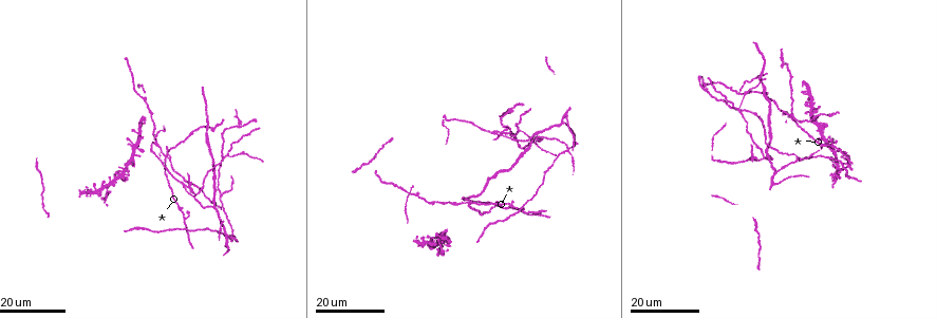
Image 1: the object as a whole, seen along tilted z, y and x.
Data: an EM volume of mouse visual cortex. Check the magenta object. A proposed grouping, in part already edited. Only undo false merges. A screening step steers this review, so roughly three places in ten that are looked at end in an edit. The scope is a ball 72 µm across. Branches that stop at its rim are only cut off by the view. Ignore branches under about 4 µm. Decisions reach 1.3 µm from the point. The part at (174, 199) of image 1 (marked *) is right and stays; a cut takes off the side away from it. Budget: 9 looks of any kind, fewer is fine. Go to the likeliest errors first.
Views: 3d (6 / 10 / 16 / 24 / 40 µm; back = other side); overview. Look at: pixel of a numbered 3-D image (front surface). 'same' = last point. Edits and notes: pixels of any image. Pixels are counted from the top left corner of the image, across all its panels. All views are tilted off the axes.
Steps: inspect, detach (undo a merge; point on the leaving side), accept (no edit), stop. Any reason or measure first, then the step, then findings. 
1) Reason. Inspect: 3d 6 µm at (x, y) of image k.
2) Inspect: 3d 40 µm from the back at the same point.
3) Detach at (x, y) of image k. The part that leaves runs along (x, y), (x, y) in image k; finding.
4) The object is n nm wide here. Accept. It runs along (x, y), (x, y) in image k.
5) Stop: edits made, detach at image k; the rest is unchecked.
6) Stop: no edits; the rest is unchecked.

Side arm on a straight run. Inspect: 3d 16 µm at (182, 183) of image 1.

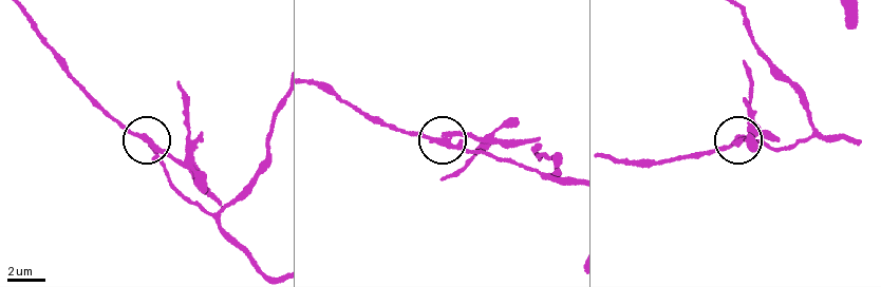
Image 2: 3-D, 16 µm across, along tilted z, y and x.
Inspect: 3d 10 µm at (735, 145) of image 2.

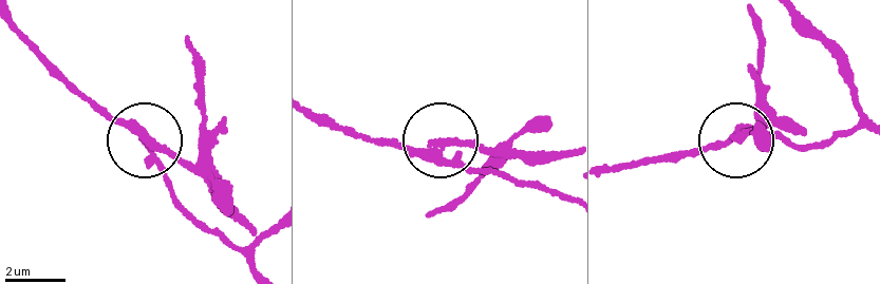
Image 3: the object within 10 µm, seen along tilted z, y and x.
Inspect: 3d 6 µm at (146, 138) of image 3.

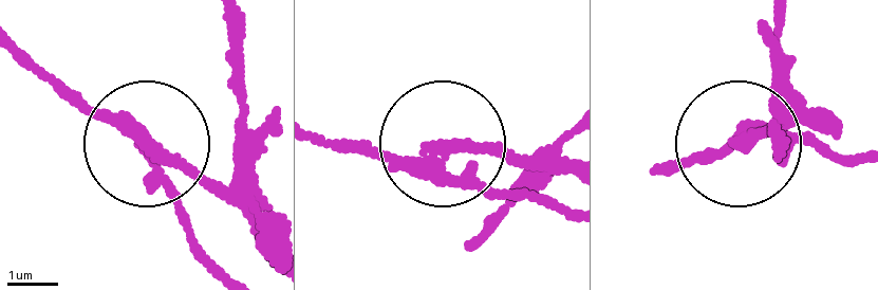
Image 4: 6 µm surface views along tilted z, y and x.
The side arm is 6 µm long. Detach at (205, 182) of image 4. A second neuron is stuck on.

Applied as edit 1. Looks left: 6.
See it whole again. Inspect: overview.

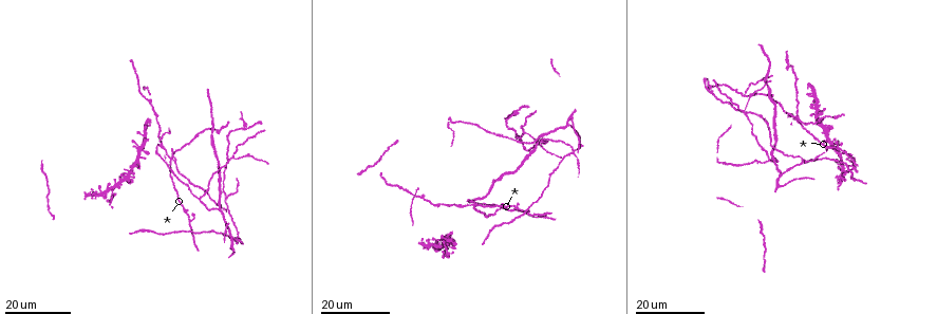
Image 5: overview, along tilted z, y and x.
Two arms at a narrow angle. Inspect: 3d 16 µm at (518, 111) of image 5.

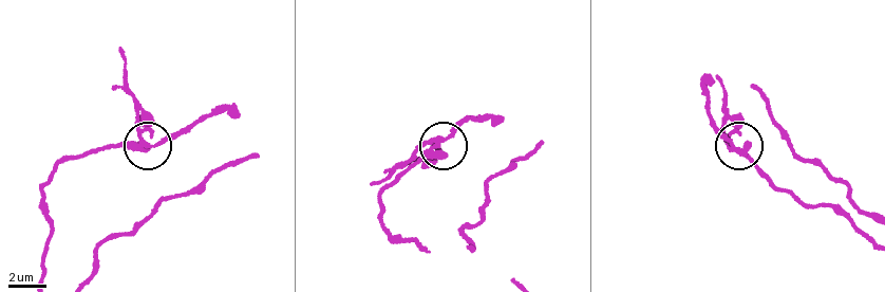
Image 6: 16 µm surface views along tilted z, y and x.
Inspect: 3d 10 µm at (143, 141) of image 6.

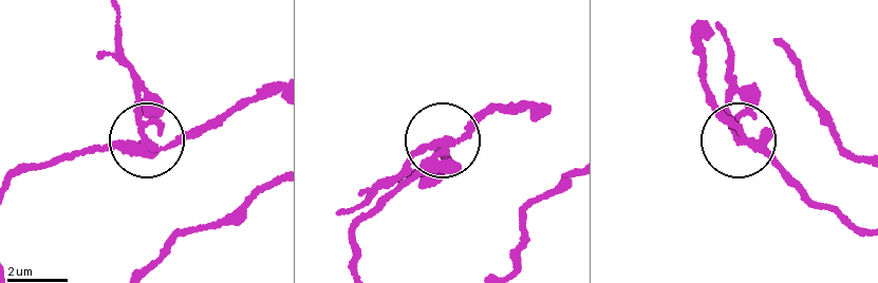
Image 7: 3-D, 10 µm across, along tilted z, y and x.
5 arms meet here. Detach at (146, 111) of image 7. The part that leaves runs along (148, 143), (136, 80), (119, 43), (119, 13) in image 7; two neurons meet here.

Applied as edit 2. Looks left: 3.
See it whole again. Inspect: overview.

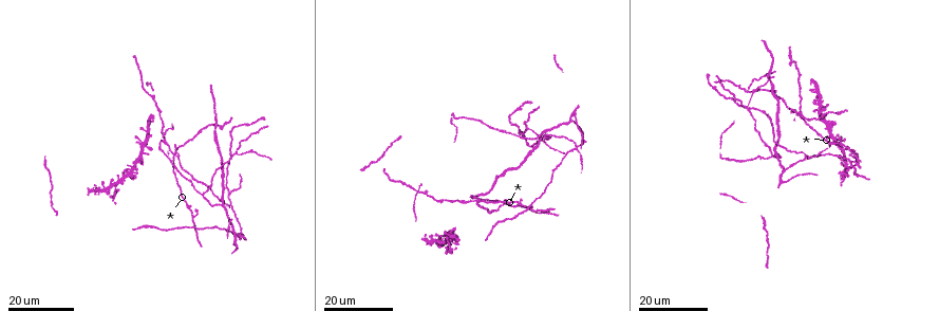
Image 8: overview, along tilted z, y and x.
Looks like a crossing. Inspect: 3d 16 µm at (173, 151) of image 8.

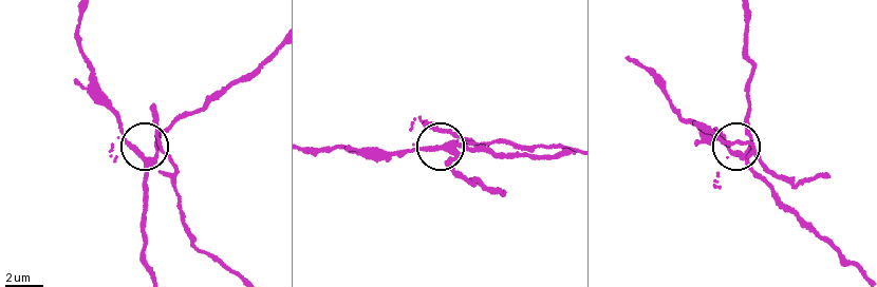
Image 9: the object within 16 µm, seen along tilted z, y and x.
Zoom in. Inspect: 3d 10 µm at (452, 154) of image 9.

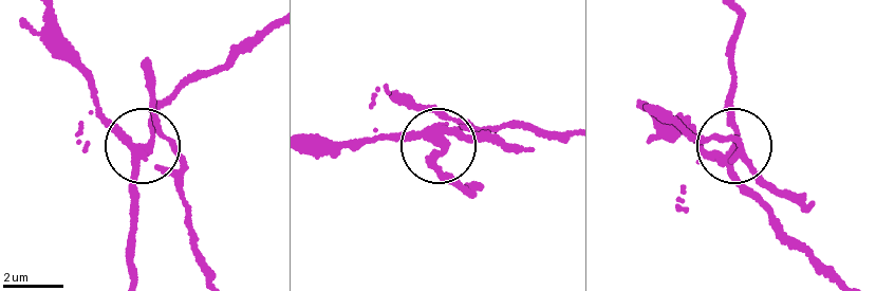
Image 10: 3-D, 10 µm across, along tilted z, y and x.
Detach at (179, 155) of image 10. The part that leaves runs along (135, 149), (174, 182), (204, 267) in image 10; two neurons meet here.

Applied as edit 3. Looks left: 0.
Stop: edits made, detach at image 4, detach at image 7, detach at image 10; the rest is unchecked.

